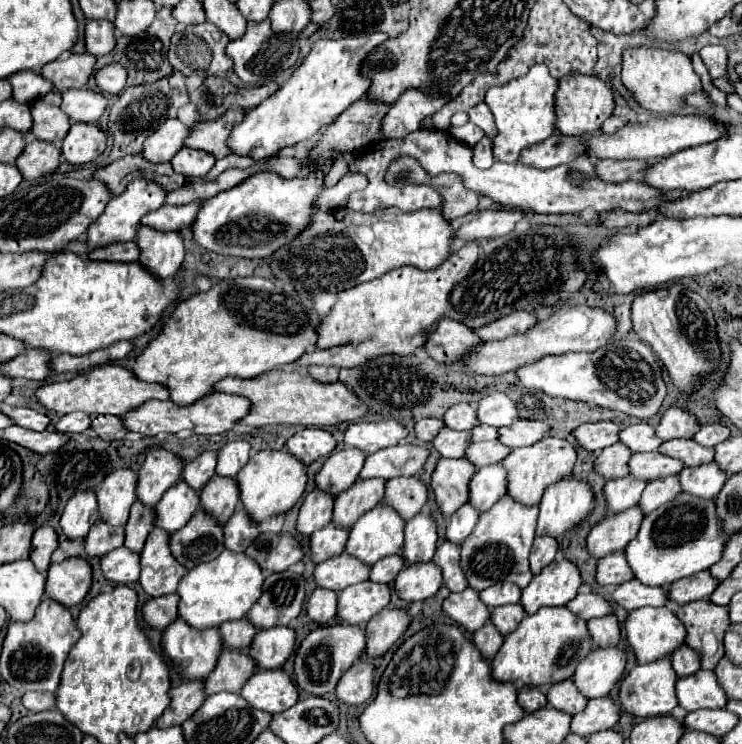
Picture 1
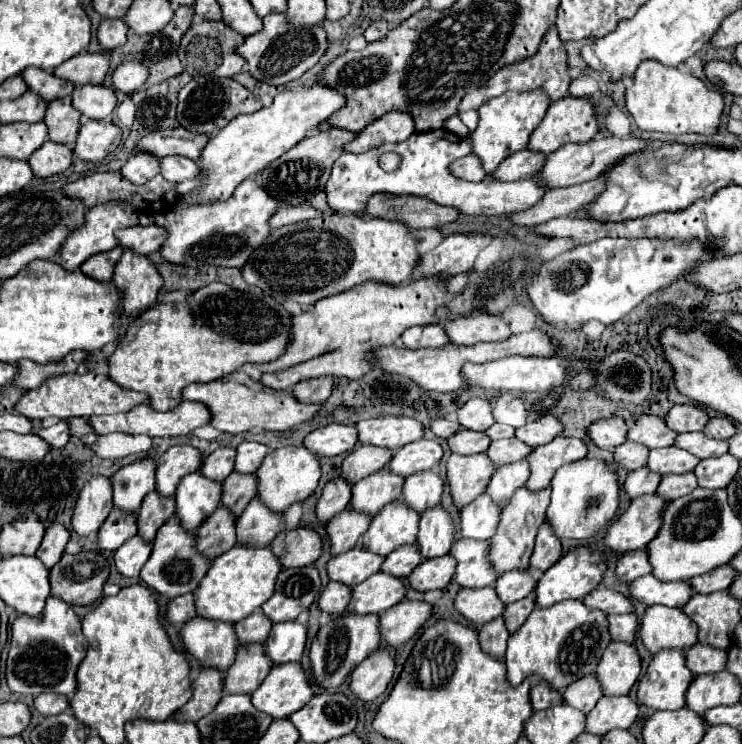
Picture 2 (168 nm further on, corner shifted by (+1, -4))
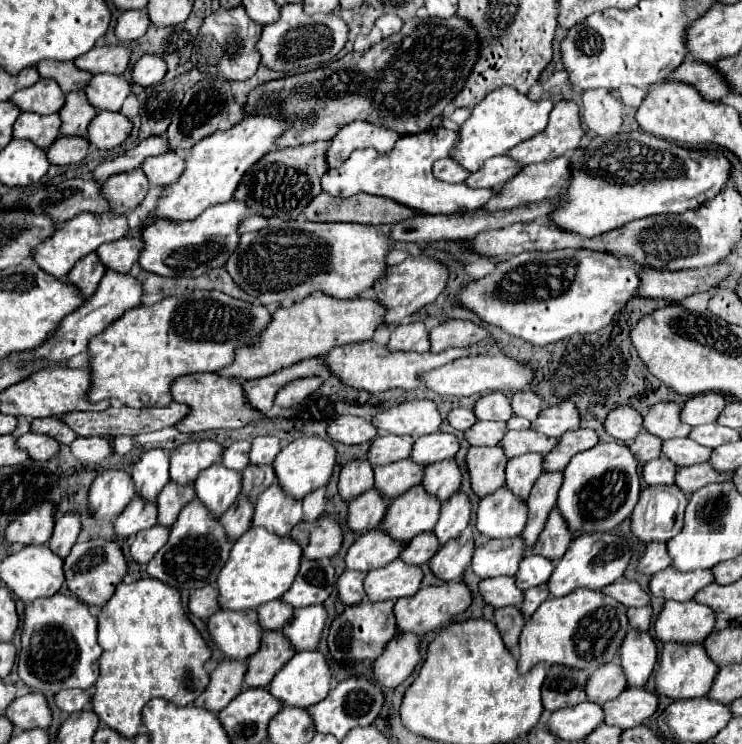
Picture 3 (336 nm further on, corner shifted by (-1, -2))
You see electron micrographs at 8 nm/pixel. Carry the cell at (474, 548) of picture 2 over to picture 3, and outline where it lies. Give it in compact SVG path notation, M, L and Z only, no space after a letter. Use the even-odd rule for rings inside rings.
M523 538L491 540L485 546L477 546L471 568L481 578L513 576L519 570L519 562L525 556Z

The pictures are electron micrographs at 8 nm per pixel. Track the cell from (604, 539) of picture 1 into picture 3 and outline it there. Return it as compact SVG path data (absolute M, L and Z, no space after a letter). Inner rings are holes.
M647 486L631 514L631 530L643 542L667 542L679 534L687 496L675 486Z

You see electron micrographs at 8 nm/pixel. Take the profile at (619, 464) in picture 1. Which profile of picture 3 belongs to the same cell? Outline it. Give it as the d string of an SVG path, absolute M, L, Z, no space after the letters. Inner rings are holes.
M641 432L641 434L629 444L629 450L635 454L635 458L639 458L641 464L645 464L645 462L649 462L649 460L659 458L659 454L661 454L661 444L663 444L663 440L655 438L655 436L649 434L649 432Z

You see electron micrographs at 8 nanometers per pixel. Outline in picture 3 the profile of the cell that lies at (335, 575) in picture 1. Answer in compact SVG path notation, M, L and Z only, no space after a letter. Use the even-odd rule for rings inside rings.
M373 528L365 534L361 534L355 544L349 548L345 562L349 570L359 570L359 572L371 572L375 568L387 566L391 560L395 560L407 542L397 540L389 536L387 532Z

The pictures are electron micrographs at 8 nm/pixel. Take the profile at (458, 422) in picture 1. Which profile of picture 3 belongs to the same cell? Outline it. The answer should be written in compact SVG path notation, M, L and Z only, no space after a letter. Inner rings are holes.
M503 392L485 394L473 410L479 420L509 420L513 416L511 400Z

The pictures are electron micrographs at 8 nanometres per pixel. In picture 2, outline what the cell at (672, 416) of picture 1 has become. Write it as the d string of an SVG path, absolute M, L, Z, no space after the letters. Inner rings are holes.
M685 404L685 406L673 406L667 416L665 416L665 424L677 432L677 434L685 434L685 432L699 432L705 428L709 416L705 412L705 408L695 406L695 404Z

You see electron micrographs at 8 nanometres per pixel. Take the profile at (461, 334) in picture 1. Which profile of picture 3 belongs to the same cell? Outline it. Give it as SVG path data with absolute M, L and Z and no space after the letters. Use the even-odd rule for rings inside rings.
M423 322L399 324L391 332L391 340L387 342L387 348L391 352L427 352L429 350L427 328L423 326Z

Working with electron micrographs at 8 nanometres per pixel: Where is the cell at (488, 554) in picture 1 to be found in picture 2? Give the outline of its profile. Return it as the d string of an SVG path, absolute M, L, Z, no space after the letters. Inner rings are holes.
M519 488L509 504L501 510L501 520L493 538L489 538L489 562L495 574L505 574L511 570L527 570L529 558L533 552L533 542L537 528L545 522L545 510L549 506L549 488L541 492L529 492L527 488Z

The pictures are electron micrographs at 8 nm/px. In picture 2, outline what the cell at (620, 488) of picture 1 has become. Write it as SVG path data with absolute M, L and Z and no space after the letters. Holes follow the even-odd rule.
M639 468L639 470L629 472L629 476L623 484L623 490L629 496L629 500L635 500L639 496L653 494L657 490L659 482L661 482L661 476L657 476L655 472L649 472L647 468Z

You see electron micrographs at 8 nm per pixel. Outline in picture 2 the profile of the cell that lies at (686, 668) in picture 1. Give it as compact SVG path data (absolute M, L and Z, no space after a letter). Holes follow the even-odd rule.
M695 644L685 652L685 660L687 660L687 668L693 674L711 674L723 670L725 652L717 652L717 648Z

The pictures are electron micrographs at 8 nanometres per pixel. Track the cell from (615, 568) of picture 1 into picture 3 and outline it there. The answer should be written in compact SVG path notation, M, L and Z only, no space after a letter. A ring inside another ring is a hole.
M651 542L647 546L643 558L639 560L639 570L643 574L653 576L655 572L659 572L659 570L663 570L667 566L671 566L671 556L667 552L667 544L663 544L663 542Z

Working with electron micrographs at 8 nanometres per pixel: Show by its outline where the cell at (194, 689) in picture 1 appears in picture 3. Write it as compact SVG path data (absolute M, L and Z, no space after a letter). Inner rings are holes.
M225 658L213 672L207 690L197 700L197 706L207 708L211 712L223 710L241 690L243 678L247 672L247 664L241 660Z

